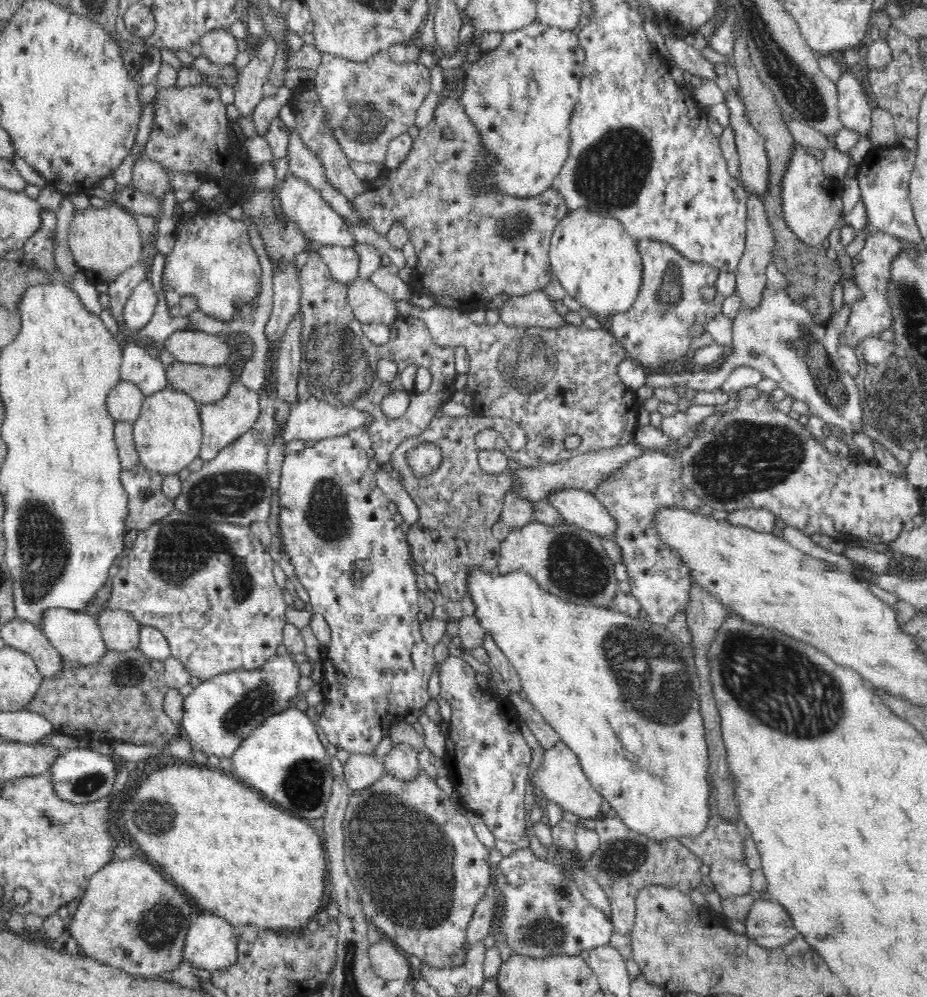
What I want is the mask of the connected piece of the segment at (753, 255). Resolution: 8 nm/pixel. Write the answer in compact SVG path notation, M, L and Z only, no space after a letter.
M749 198L748 202L748 240L746 242L746 250L736 264L735 277L737 280L735 292L741 298L742 312L754 312L758 308L762 308L762 301L766 288L769 287L768 278L766 277L766 266L771 262L772 248L774 245L774 236L768 218L761 200Z

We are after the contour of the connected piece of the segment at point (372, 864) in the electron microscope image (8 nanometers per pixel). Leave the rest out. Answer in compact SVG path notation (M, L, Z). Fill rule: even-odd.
M420 766L414 768L414 774L410 778L400 778L395 772L386 770L382 776L374 782L374 785L368 786L361 790L354 790L348 798L346 810L344 810L344 818L342 821L342 835L344 835L344 866L346 875L350 877L350 883L354 885L356 893L358 893L358 901L362 903L362 911L364 911L366 922L370 922L370 926L374 926L374 930L380 931L385 940L390 940L406 958L416 956L421 960L422 964L431 966L440 970L454 970L454 968L462 968L466 958L468 958L468 950L472 944L469 944L468 928L474 916L476 907L481 898L486 894L486 888L492 882L492 871L495 865L490 862L490 848L486 844L482 844L472 828L472 824L464 815L457 813L455 804L452 804L448 793L444 792L440 786L437 786L436 780L426 773Z

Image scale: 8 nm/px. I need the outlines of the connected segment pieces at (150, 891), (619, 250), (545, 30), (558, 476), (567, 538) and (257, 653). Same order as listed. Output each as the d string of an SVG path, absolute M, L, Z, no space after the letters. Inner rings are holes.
M132 856L126 859L112 859L96 874L90 877L88 888L73 915L69 926L77 944L84 948L88 957L99 963L126 970L140 976L166 975L180 960L182 946L191 925L190 904L176 889L176 884L164 880L162 872L156 870L151 860L141 860Z
M586 207L568 210L553 228L548 252L552 270L571 297L596 316L625 312L640 286L640 254L637 240L629 236L615 217Z
M536 18L532 20L530 24L515 30L513 33L502 33L502 42L498 47L489 53L484 52L476 62L467 65L465 76L466 88L461 99L470 118L473 118L473 121L481 128L481 133L487 148L489 148L493 154L497 154L499 158L499 164L501 164L502 168L502 170L500 170L500 183L502 183L502 187L504 187L506 193L520 194L520 197L528 197L531 196L531 194L536 194L539 191L545 190L550 184L553 184L553 180L562 169L562 164L564 164L564 160L566 160L566 156L569 152L573 112L579 101L585 62L585 50L582 48L579 36L574 34L572 29L550 26Z
M631 437L628 442L620 442L620 444L614 444L614 446L608 446L608 448L598 448L555 465L546 465L533 469L525 467L516 471L513 475L519 474L521 494L533 502L536 502L538 498L542 498L550 488L576 489L594 494L605 480L613 479L617 472L628 467L632 460L638 460L647 451L646 447L638 444Z
M532 518L522 526L510 528L501 542L497 569L524 570L542 588L552 594L583 605L596 605L615 609L615 596L619 590L618 579L614 575L614 564L602 540L589 530L570 523L550 526Z
M178 509L172 510L170 514L156 520L150 527L146 527L137 532L135 541L131 548L130 554L126 557L128 564L126 568L121 568L114 577L112 577L111 597L109 599L108 609L127 610L134 615L134 618L141 624L157 628L167 638L171 649L171 656L182 662L186 671L191 677L196 677L200 681L209 680L215 674L226 673L227 671L236 671L239 669L253 670L262 667L270 655L277 652L278 645L283 642L284 624L286 624L285 610L286 603L282 597L282 590L274 579L272 573L273 560L270 554L266 552L260 539L243 526L234 526L234 524L222 524L200 516L192 516L187 512ZM144 542L154 544L154 552L144 548Z

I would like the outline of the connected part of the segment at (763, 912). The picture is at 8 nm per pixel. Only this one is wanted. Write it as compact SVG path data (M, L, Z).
M761 897L750 902L742 923L743 938L763 949L782 947L799 934L788 911L773 899Z

